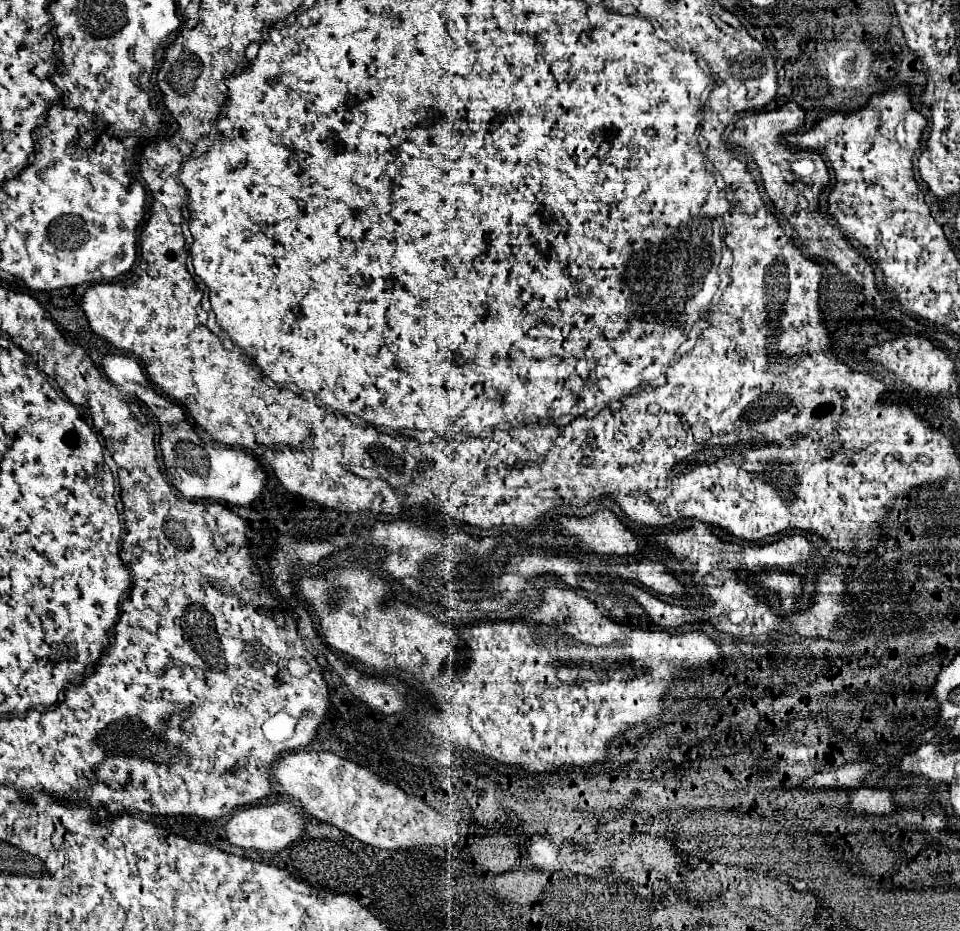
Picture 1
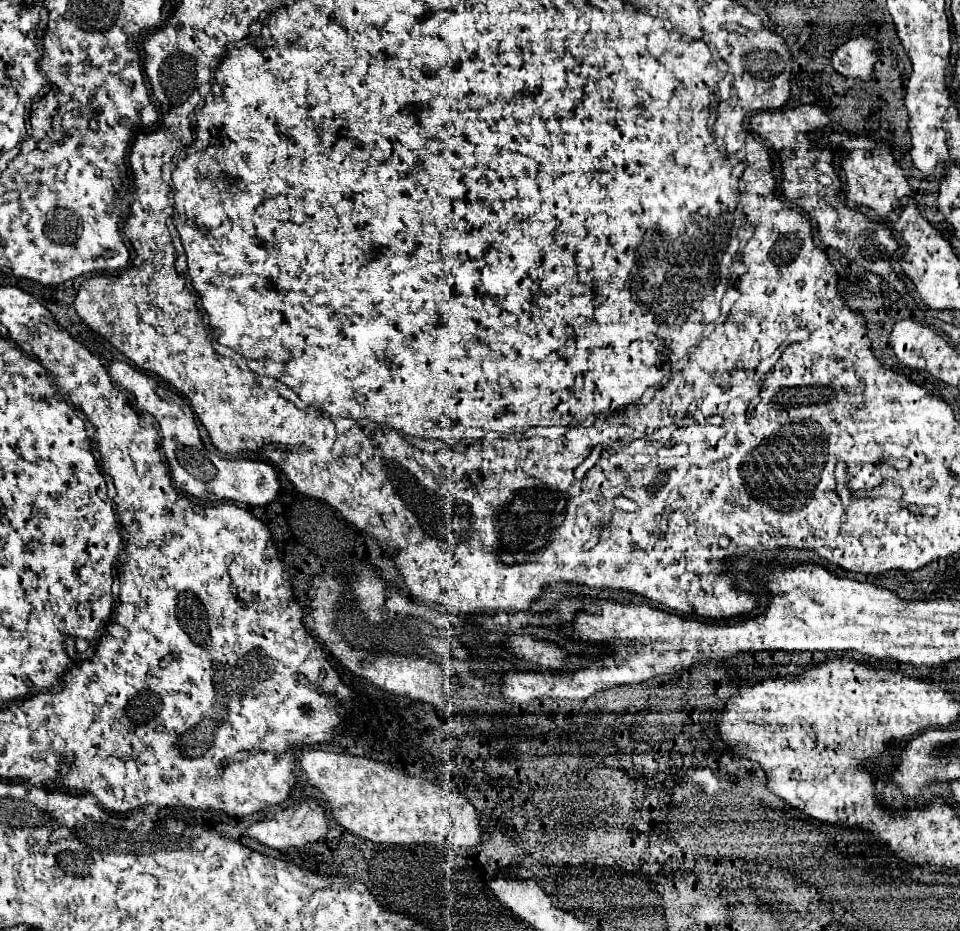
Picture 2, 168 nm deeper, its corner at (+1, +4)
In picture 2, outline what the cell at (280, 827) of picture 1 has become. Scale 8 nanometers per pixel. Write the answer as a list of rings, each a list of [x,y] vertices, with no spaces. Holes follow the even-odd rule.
[[[304,800],[302,804],[276,812],[274,816],[254,822],[248,828],[248,836],[278,850],[314,844],[324,838],[326,832],[326,810],[318,800]]]

